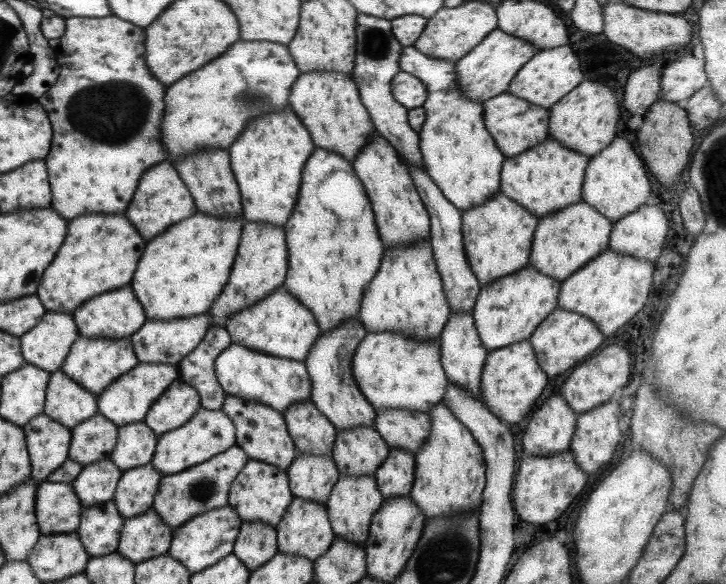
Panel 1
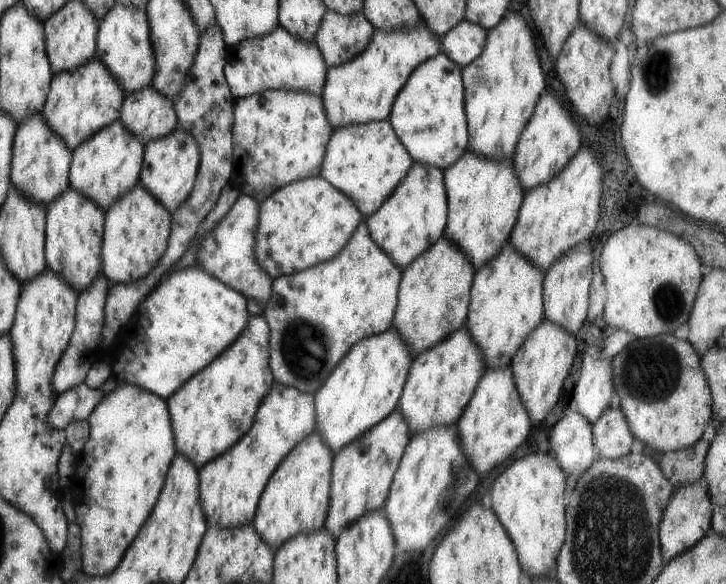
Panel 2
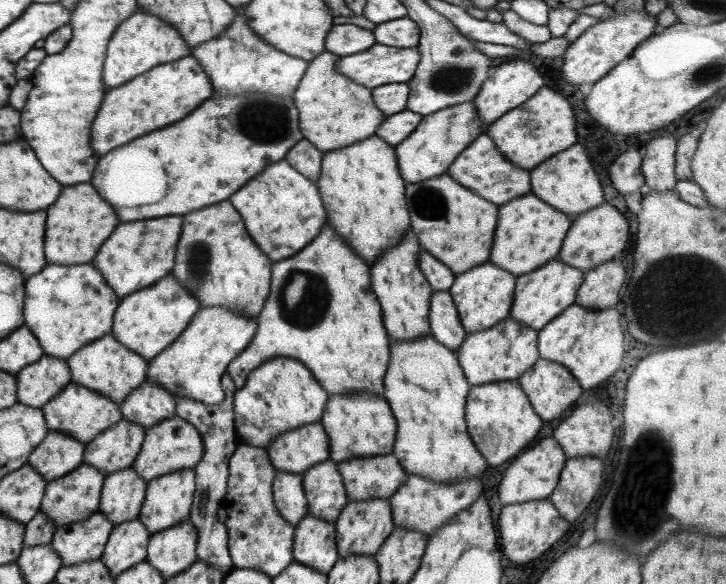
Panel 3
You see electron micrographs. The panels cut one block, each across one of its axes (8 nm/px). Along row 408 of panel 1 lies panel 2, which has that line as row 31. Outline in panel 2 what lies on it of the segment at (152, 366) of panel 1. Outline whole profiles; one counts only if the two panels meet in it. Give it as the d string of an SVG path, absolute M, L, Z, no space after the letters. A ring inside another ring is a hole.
M115 2L109 12L99 21L96 32L95 56L116 79L125 94L150 84L154 73L154 52L149 40L149 23L144 9Z

